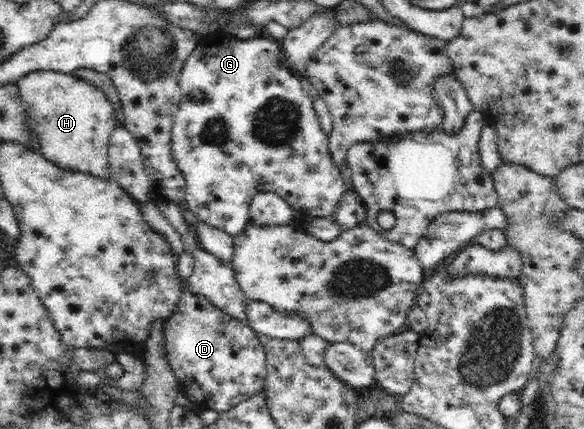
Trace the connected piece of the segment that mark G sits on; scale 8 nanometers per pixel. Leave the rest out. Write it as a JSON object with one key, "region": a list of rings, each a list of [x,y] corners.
{"region":[[[222,30],[205,34],[205,36],[200,37],[196,48],[192,50],[192,54],[184,62],[180,72],[179,87],[181,88],[181,100],[171,128],[171,149],[174,160],[177,162],[178,168],[186,181],[185,203],[188,204],[188,209],[194,212],[197,222],[224,229],[232,237],[242,233],[242,229],[251,222],[248,218],[249,206],[254,195],[258,193],[258,189],[256,189],[258,188],[258,182],[265,184],[266,191],[276,193],[282,197],[282,200],[286,201],[291,208],[309,213],[312,218],[335,214],[336,210],[338,210],[338,203],[345,191],[341,168],[334,164],[329,151],[329,135],[321,127],[312,99],[303,89],[301,78],[294,74],[282,59],[282,45],[279,41],[260,36],[240,40],[229,31]]]}

